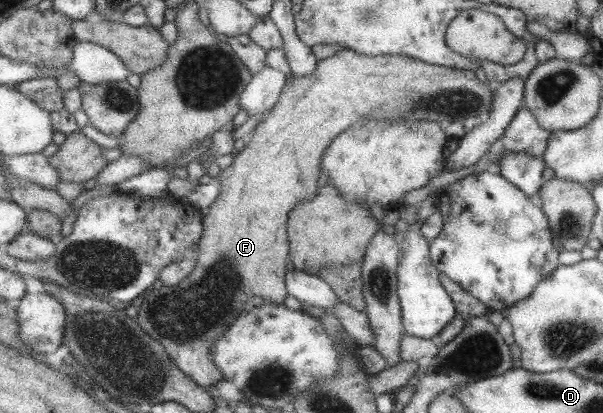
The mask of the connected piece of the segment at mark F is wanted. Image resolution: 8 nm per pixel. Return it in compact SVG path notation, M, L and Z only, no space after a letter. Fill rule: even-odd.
M349 48L318 61L312 75L293 74L293 79L287 76L278 103L257 123L253 137L243 150L233 154L232 164L217 176L221 193L204 211L203 235L198 241L195 269L184 279L185 283L173 285L173 297L169 297L171 287L161 284L156 286L161 287L157 289L157 303L155 289L144 294L143 297L147 297L139 309L141 329L161 342L177 367L197 385L208 389L223 381L225 376L211 360L213 343L227 331L233 319L239 317L249 297L263 297L281 304L285 301L288 295L285 275L287 261L290 261L289 215L300 201L311 200L317 195L321 159L331 142L345 130L359 126L363 118L435 120L441 127L452 121L485 119L493 103L493 89L493 83L481 82L469 69L431 65L403 55L369 57Z

